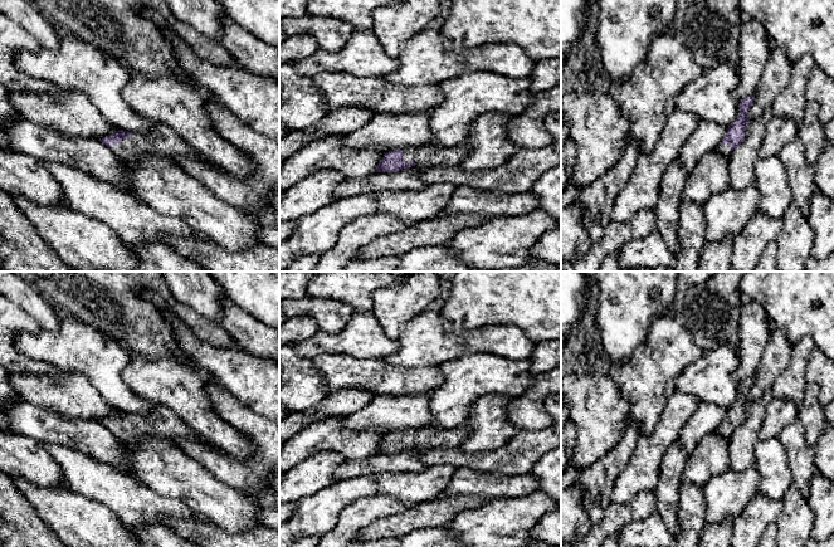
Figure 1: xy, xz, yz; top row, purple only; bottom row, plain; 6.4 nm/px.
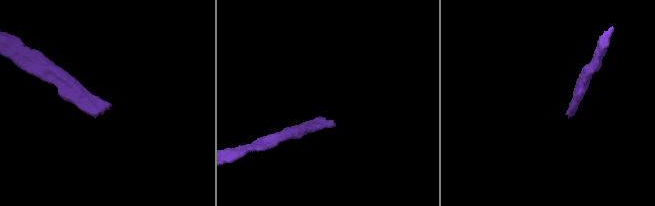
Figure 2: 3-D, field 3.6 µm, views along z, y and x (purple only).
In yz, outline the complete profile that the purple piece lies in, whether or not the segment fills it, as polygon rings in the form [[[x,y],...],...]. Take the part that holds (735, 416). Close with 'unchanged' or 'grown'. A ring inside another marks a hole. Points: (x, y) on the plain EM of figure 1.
[[[753,377],[743,380],[740,384],[740,399],[727,410],[722,424],[716,429],[716,434],[730,439],[732,433],[743,424],[745,411],[750,404],[748,391],[753,386]]]; grown

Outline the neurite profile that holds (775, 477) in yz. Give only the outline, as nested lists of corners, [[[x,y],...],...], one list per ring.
[[[780,439],[757,440],[755,460],[760,473],[757,493],[772,500],[782,500],[786,490],[792,484],[792,475]]]

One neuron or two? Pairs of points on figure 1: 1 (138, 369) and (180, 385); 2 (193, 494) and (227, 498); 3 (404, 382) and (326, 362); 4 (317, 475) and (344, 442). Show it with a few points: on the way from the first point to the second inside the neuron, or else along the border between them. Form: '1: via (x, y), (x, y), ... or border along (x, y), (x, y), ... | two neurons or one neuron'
1: via (149, 379), (170, 382) | one neuron
2: via (201, 494), (209, 498), (218, 498) | one neuron
3: via (385, 380), (371, 374), (345, 372) | one neuron
4: border along (306, 459), (321, 450), (332, 450), (345, 460) | two neurons

